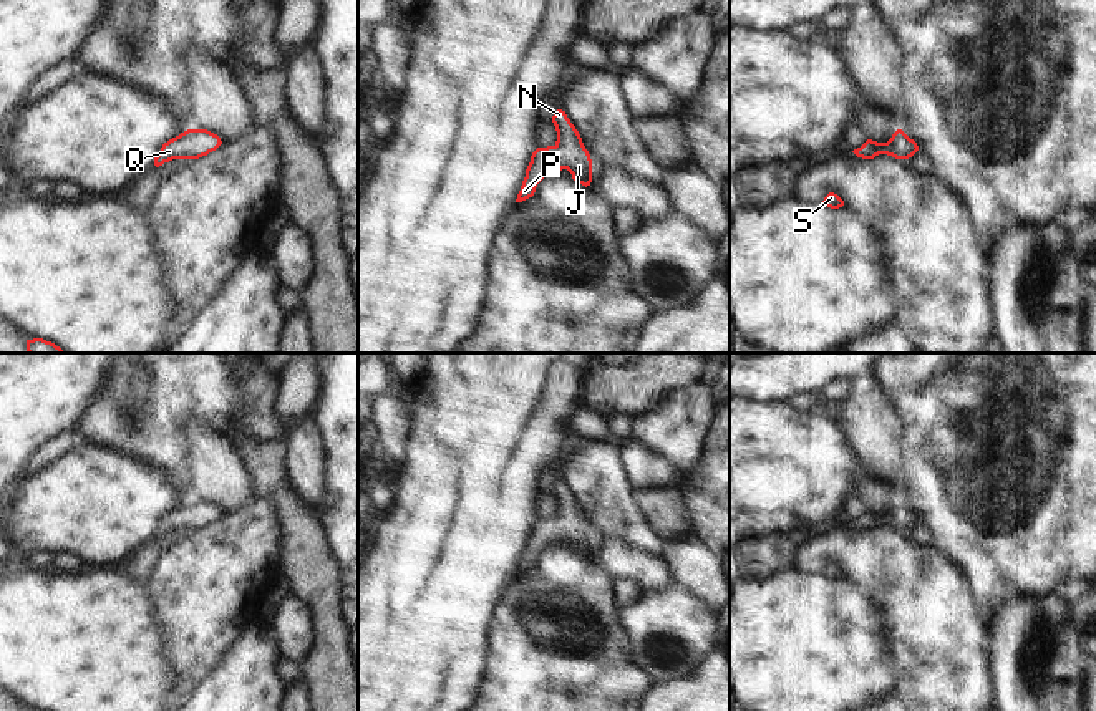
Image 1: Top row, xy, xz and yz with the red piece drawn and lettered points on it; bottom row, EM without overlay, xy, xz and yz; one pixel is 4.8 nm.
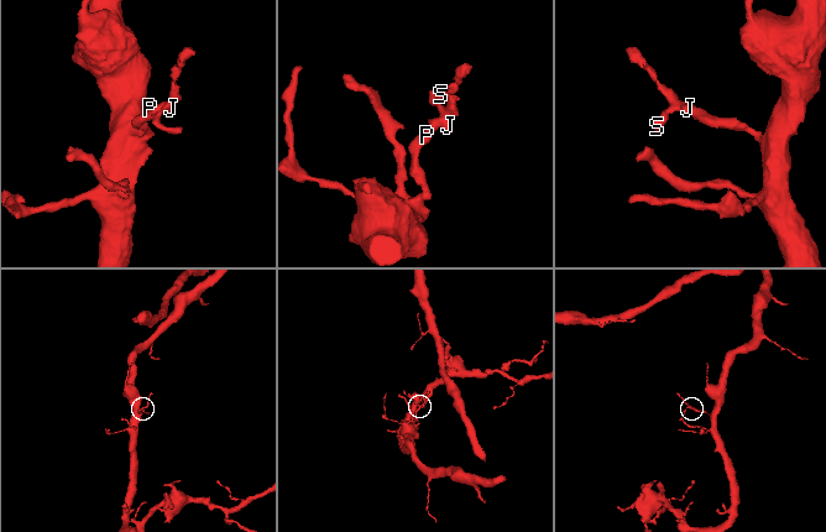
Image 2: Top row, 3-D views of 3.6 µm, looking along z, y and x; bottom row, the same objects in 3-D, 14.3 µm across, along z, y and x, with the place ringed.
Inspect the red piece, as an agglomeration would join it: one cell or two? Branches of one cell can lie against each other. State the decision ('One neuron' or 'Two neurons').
One neuron.

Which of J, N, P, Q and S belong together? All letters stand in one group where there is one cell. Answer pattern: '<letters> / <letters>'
J N P Q S

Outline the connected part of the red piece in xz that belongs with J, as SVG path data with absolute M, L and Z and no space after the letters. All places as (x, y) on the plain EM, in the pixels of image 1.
M557 481L552 487L552 494L557 502L557 512L554 517L537 519L532 524L516 573L532 568L537 555L555 542L567 540L572 550L585 559L592 554L590 525L565 482Z

